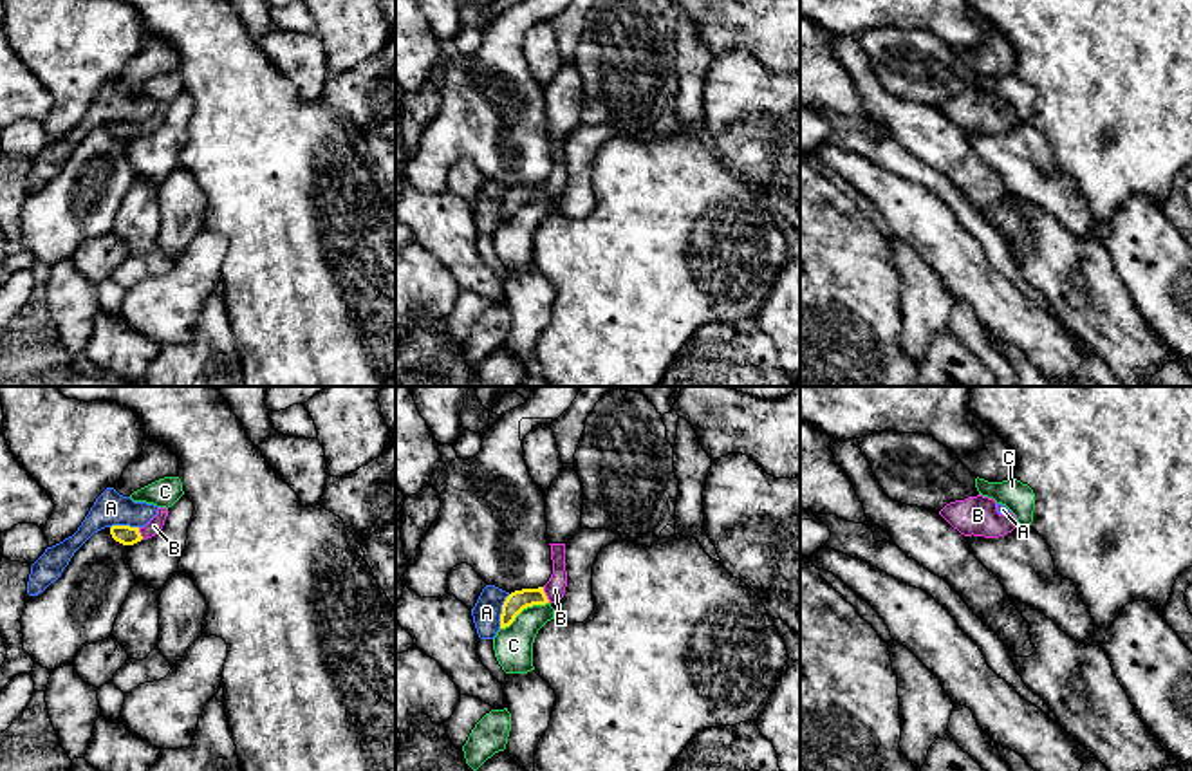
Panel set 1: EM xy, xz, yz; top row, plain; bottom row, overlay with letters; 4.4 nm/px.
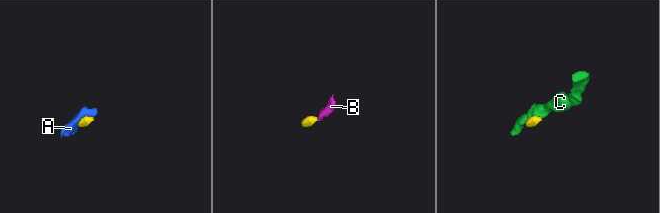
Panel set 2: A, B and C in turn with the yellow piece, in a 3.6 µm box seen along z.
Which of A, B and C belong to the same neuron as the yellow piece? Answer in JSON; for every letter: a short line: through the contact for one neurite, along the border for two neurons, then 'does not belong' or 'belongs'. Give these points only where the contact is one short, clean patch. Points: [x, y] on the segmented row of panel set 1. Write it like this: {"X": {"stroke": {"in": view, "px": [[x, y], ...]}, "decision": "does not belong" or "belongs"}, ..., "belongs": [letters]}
{"A": {"stroke": {"in": "xz", "px": [[510, 594], [502, 605], [499, 627]]}, "decision": "does not belong"}, "B": {"stroke": {"in": "xz", "px": [[519, 600], [544, 594], [555, 589]]}, "decision": "belongs"}, "C": {"stroke": {"in": "xz", "px": [[548, 602], [528, 605], [501, 629]]}, "decision": "does not belong"}, "belongs": ["B"]}

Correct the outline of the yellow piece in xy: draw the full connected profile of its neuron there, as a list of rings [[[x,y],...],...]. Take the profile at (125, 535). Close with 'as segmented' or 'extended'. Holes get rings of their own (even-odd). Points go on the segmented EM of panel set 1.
[[[159,507],[157,515],[144,527],[112,525],[110,534],[123,545],[134,545],[141,540],[155,536],[163,529],[166,516],[168,509]]]; extended

